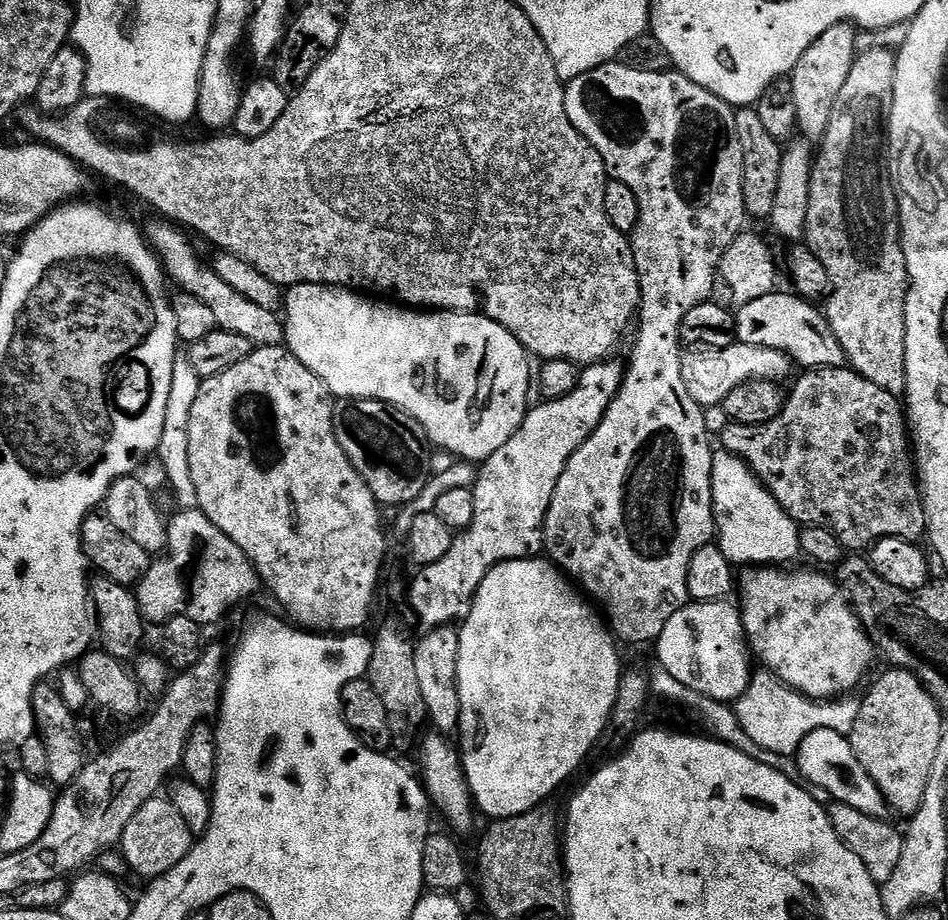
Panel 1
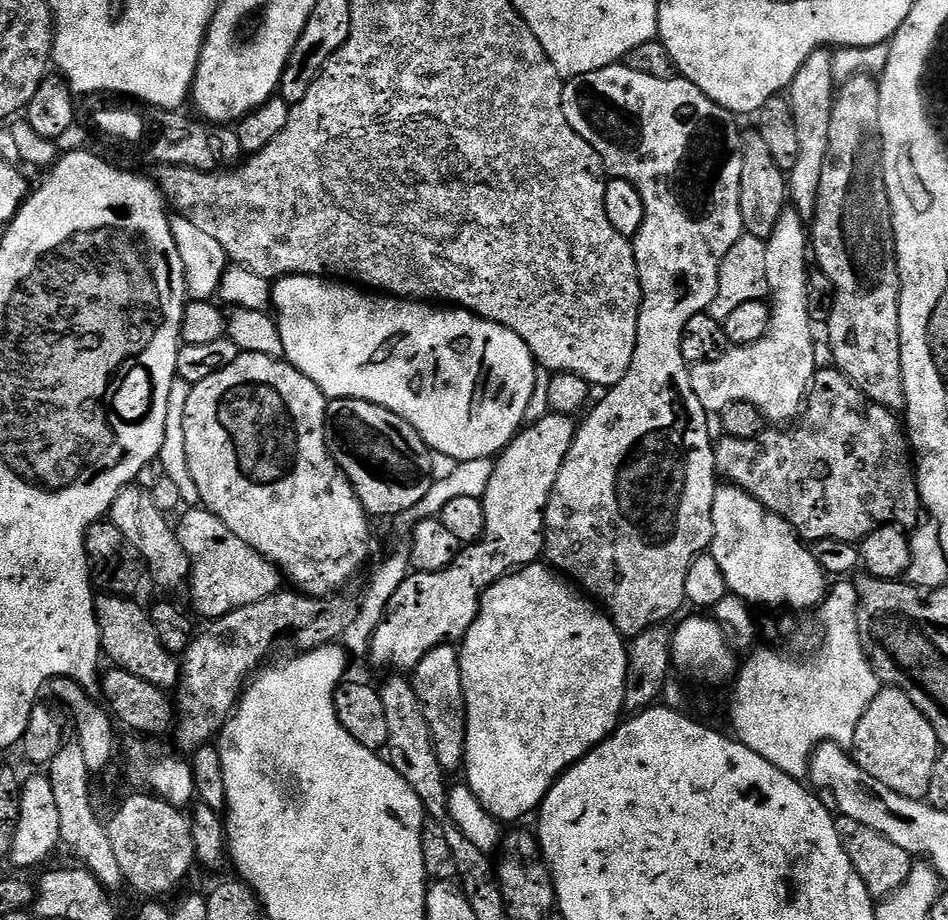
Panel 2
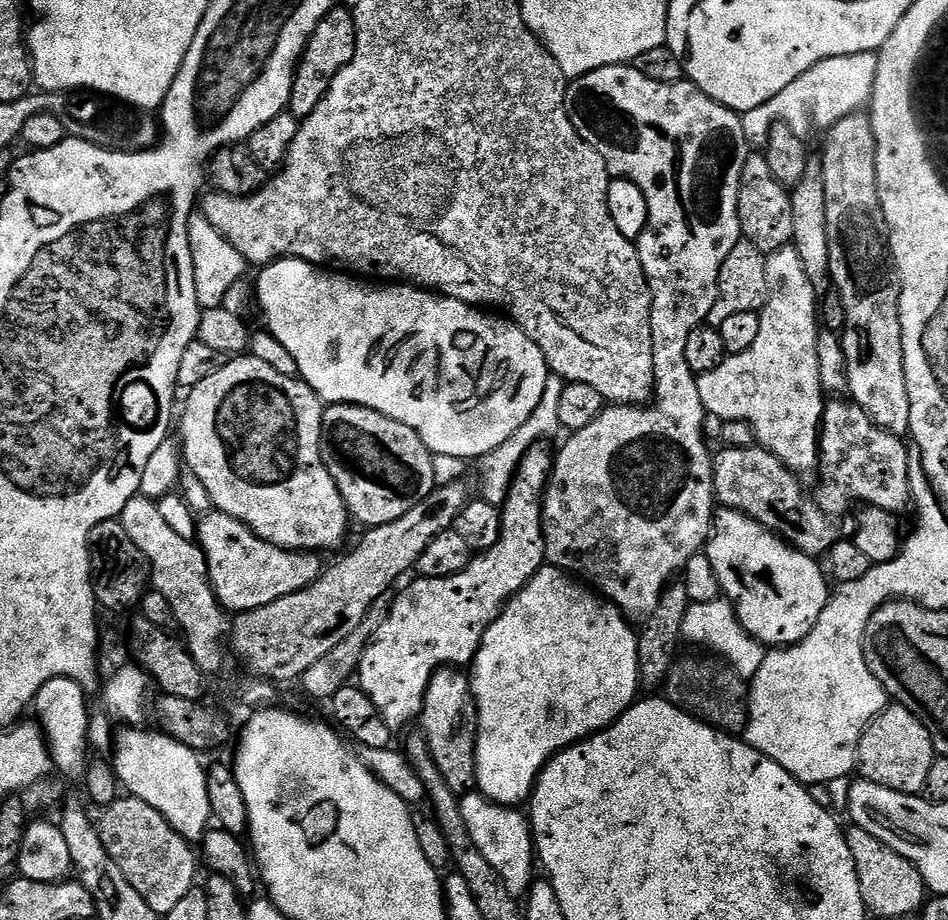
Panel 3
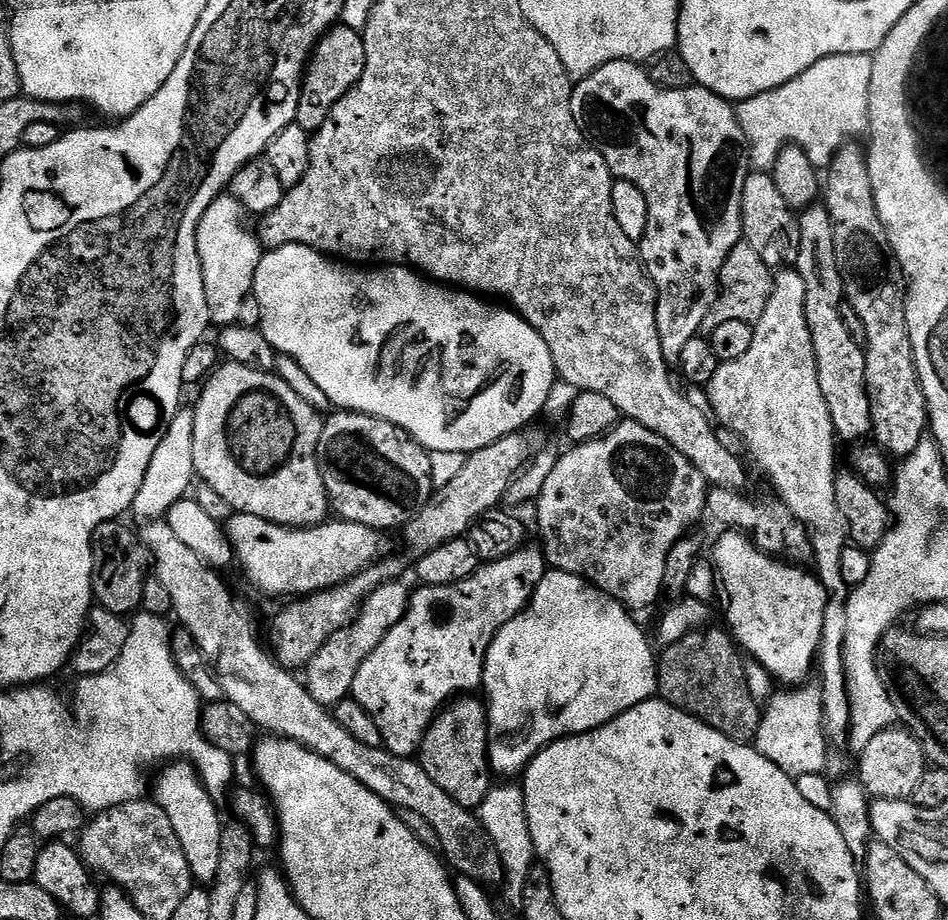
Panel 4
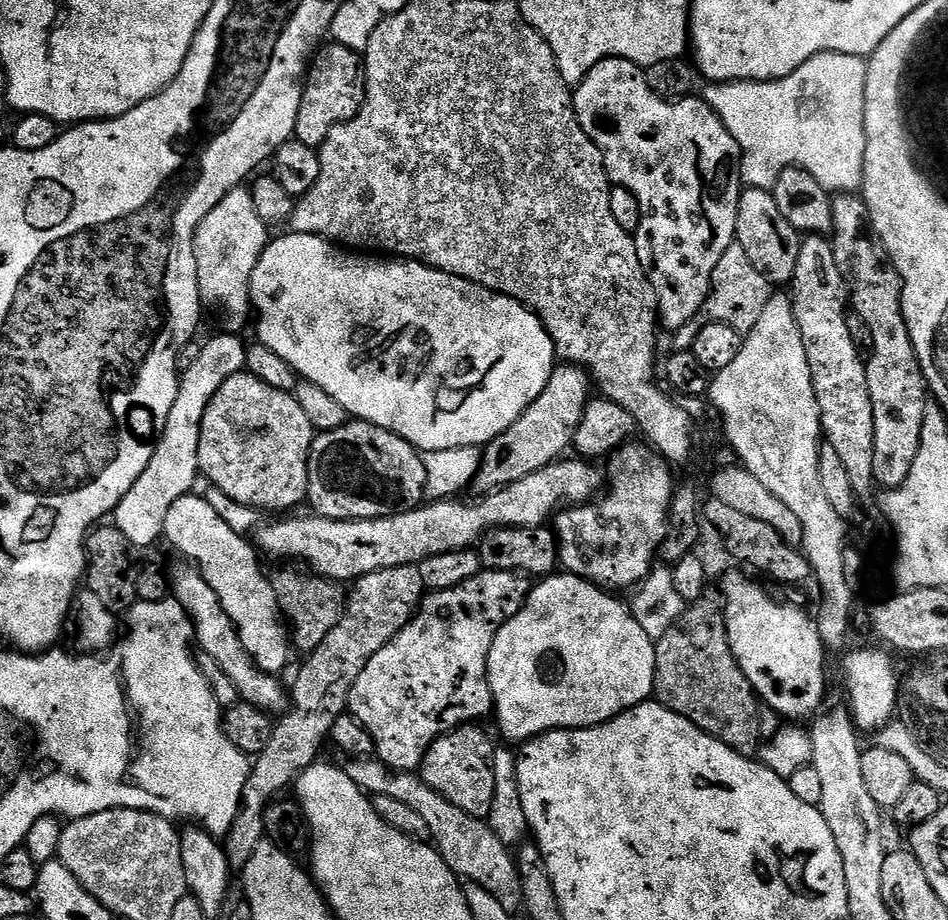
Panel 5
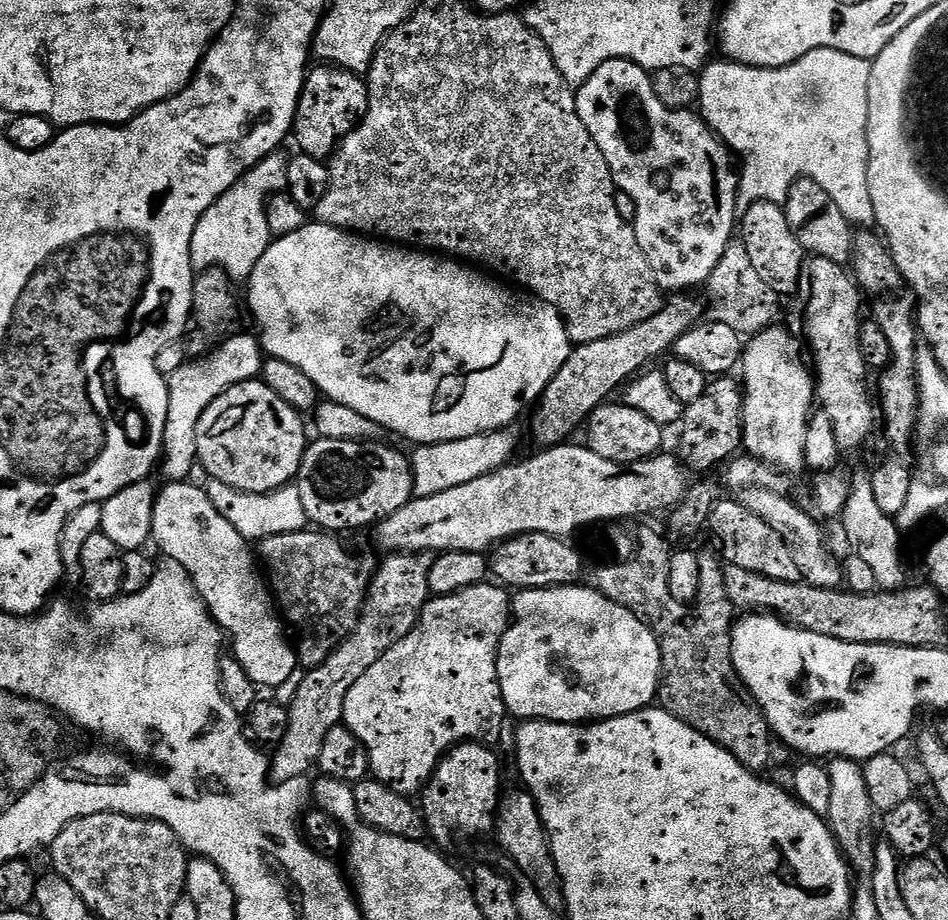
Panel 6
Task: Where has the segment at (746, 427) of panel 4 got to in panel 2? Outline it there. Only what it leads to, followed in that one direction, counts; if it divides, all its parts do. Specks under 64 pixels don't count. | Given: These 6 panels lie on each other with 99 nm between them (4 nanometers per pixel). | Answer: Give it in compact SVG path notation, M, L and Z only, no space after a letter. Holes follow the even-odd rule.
M791 206L785 208L782 218L778 218L778 226L774 226L774 234L766 242L766 255L768 291L773 297L776 295L776 304L771 305L772 324L768 327L768 333L753 344L729 347L728 353L714 362L691 365L690 382L694 386L694 394L698 394L698 402L702 402L702 406L709 414L723 412L727 404L746 402L753 404L763 414L765 421L772 423L773 420L776 423L773 425L784 426L799 417L811 389L812 378L818 371L816 340L812 337L814 325L808 305L810 232L795 208Z

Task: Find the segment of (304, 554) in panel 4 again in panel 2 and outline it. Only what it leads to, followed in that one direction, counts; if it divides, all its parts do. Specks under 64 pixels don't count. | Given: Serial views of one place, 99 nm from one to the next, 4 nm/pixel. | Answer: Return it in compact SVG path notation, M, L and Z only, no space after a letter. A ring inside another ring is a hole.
M192 506L185 512L188 513L178 523L178 535L182 550L186 550L192 561L192 574L188 577L186 590L192 594L191 611L197 617L205 616L205 621L211 622L281 591L280 569L260 556L258 550L246 546L238 534L226 527L226 522L203 506Z

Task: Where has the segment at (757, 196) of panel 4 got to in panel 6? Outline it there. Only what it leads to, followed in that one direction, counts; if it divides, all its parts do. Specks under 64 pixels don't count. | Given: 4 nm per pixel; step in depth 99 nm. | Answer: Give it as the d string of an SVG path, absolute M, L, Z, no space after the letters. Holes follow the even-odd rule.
M759 200L743 209L738 220L738 236L750 254L751 264L770 290L774 290L780 298L794 295L799 288L801 291L806 253L798 238L794 238L781 205Z

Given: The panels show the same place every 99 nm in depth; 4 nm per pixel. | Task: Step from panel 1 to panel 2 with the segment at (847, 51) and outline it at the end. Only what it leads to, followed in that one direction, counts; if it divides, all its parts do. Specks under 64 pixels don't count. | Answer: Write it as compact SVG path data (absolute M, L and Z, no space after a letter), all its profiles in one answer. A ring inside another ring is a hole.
M820 48L798 70L790 85L790 99L794 110L794 122L798 122L798 163L787 173L788 199L791 207L805 222L816 215L818 186L822 183L822 166L826 166L826 154L830 150L830 118L834 114L838 77L833 53Z

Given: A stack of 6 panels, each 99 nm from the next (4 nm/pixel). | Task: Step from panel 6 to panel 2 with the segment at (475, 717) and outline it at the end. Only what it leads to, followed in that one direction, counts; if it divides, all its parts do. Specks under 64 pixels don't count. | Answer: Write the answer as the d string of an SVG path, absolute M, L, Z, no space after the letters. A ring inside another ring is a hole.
M547 414L521 427L503 452L495 457L493 473L483 497L484 537L476 544L461 547L458 558L454 558L446 570L412 572L405 578L386 606L384 617L368 648L366 656L368 660L372 659L374 667L396 667L392 669L408 674L430 650L434 650L434 646L463 641L478 614L480 597L485 590L508 573L537 563L544 556L544 511L554 490L554 482L558 482L558 470L562 470L562 462L566 462L566 454L576 437L577 427L577 421L571 416Z

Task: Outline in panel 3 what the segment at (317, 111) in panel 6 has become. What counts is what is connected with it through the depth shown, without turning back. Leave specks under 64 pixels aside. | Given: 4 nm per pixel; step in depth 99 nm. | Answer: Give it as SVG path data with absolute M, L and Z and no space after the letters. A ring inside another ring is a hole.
M337 6L318 22L314 34L309 38L304 53L300 56L300 61L296 63L296 73L292 79L292 89L290 90L290 102L287 111L291 112L297 120L306 119L310 114L314 114L314 106L322 102L322 98L330 90L330 82L354 58L356 53L356 27L351 11L346 7Z

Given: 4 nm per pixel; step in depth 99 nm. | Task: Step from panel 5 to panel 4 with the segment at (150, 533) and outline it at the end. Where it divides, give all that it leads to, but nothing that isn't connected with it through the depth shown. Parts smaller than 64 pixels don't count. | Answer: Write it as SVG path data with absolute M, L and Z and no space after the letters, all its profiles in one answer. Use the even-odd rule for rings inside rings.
M181 407L180 413L170 422L162 442L158 442L158 450L154 450L154 458L150 458L150 466L146 470L146 478L134 498L131 515L141 516L141 521L159 520L167 517L168 511L183 498L196 476L194 466L193 409Z

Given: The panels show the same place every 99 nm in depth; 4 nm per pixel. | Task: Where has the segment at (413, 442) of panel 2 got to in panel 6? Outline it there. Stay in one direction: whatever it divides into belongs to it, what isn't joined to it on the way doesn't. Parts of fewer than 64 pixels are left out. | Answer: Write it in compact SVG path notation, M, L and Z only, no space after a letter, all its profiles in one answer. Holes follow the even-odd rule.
M313 439L304 451L300 474L294 481L298 494L302 494L302 507L306 509L309 525L329 534L344 534L351 528L375 526L392 516L414 498L416 487L412 477L412 462L396 448L387 448L384 442L342 442L341 440Z

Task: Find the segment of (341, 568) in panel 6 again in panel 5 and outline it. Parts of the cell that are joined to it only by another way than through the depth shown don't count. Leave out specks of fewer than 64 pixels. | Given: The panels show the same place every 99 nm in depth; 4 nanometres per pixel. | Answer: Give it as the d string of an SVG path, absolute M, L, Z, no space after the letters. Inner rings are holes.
M280 566L276 576L271 577L274 586L274 594L278 598L280 615L290 625L290 640L301 653L307 654L322 643L326 634L338 626L340 616L344 613L346 603L346 592L337 581L328 579L324 575L319 575L307 567L286 568L290 566Z

